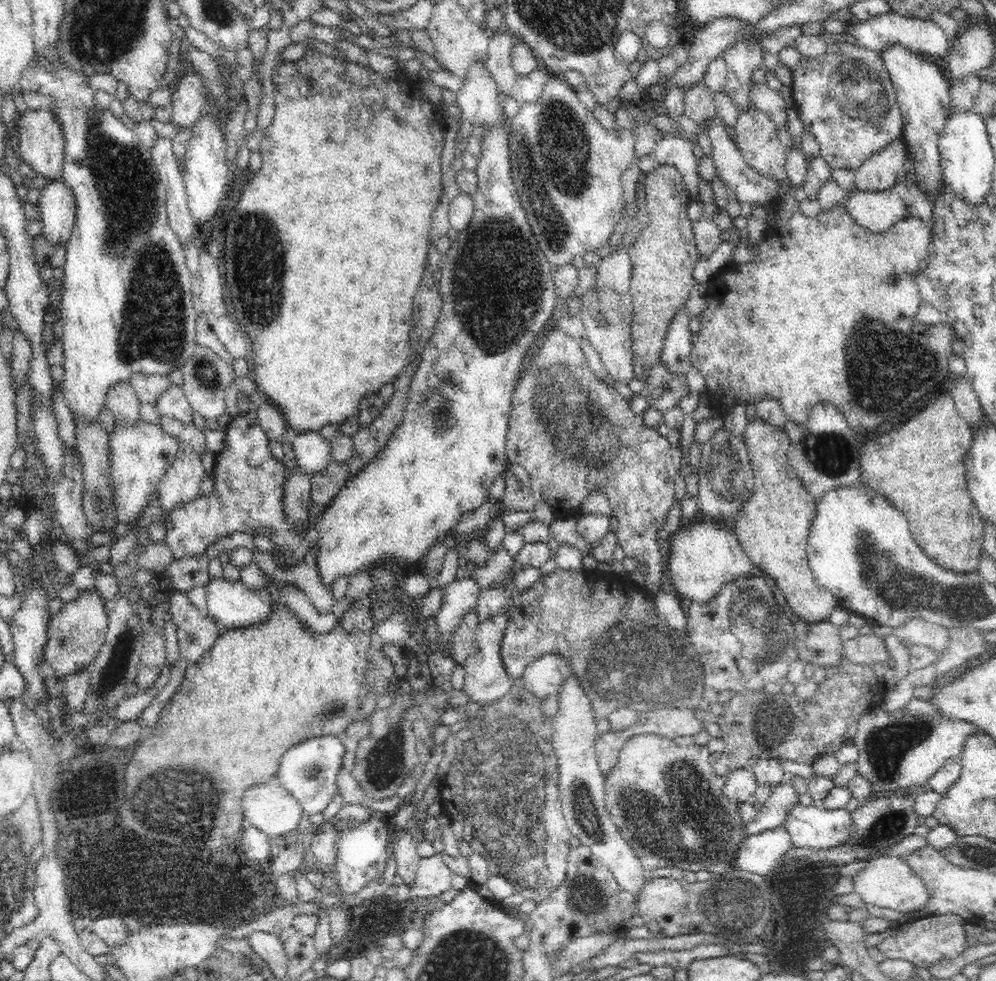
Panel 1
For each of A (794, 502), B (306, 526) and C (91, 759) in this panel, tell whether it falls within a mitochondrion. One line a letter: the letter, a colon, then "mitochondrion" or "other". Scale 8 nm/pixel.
A: other
B: other
C: other

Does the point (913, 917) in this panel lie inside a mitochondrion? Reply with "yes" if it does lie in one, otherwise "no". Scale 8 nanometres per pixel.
no

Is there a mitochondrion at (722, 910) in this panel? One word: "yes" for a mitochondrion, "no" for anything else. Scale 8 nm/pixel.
yes

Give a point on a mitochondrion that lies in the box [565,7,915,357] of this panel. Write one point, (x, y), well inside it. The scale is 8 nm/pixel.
(864, 100)

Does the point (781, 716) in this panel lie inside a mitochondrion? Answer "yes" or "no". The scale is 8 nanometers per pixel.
yes

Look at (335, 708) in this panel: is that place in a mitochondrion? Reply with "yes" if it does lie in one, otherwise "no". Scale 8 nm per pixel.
yes

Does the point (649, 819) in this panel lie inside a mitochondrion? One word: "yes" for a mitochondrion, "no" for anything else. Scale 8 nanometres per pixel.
yes

